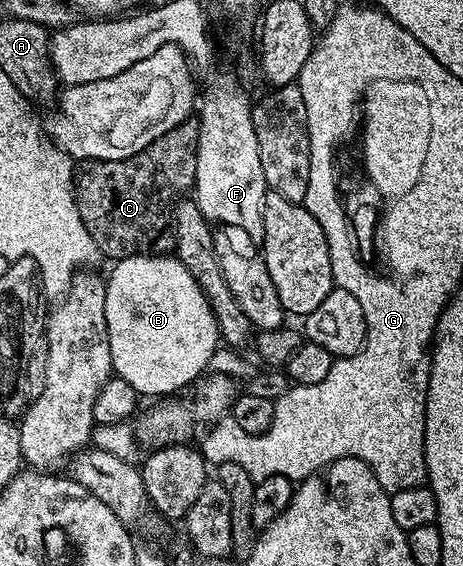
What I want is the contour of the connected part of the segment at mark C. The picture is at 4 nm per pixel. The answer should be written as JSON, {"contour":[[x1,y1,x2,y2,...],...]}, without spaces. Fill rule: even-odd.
{"contour":[[195,119,183,120,177,128,162,134,138,154,121,160,86,160,75,169,74,195,78,214,90,230,97,249,109,256,109,261,125,260,131,256,162,256,176,247,176,235,172,233,172,205,185,195,196,182,198,162,199,123]]}

